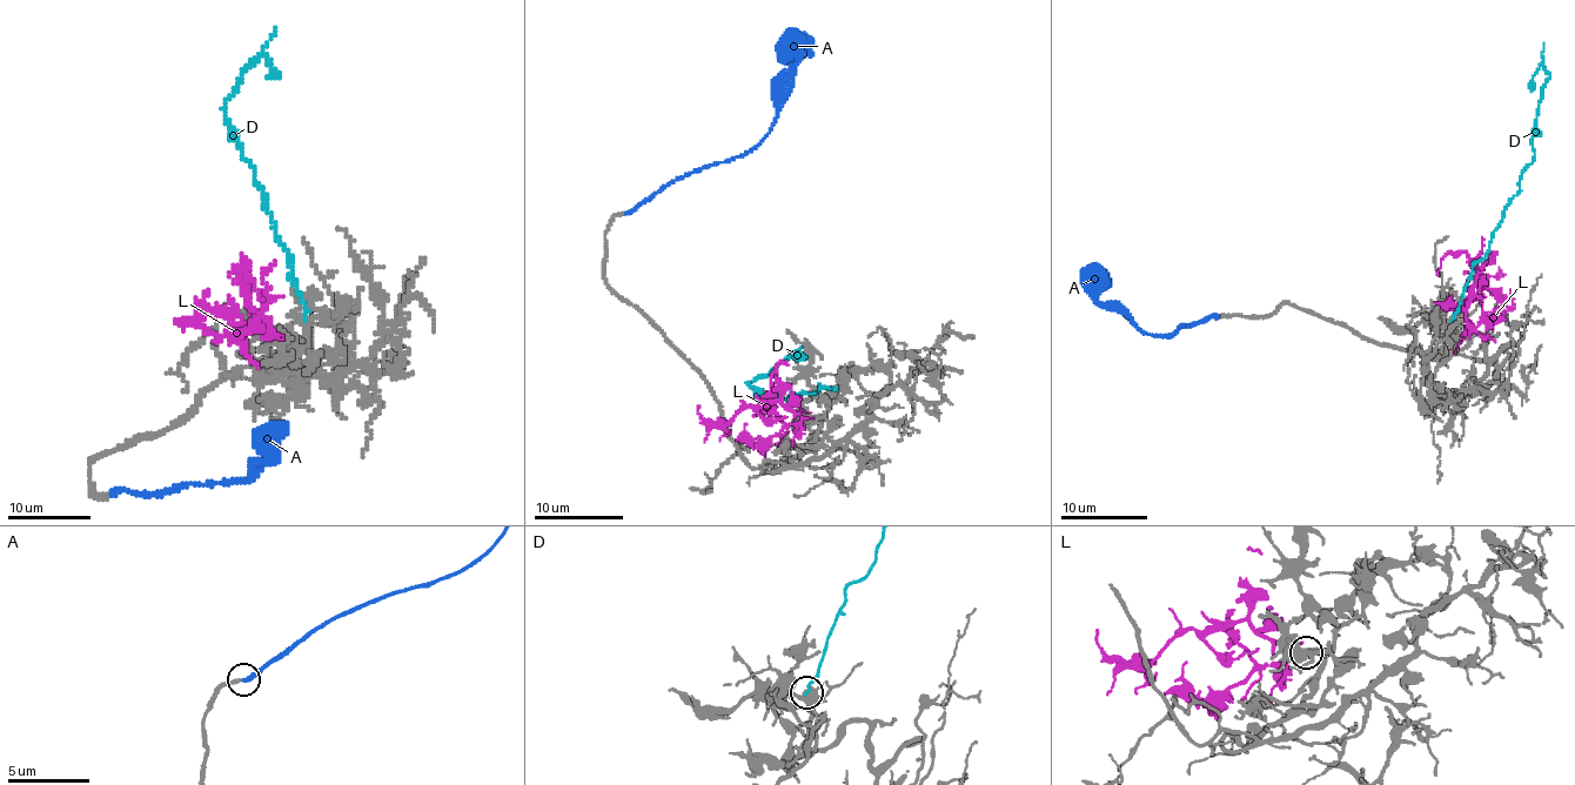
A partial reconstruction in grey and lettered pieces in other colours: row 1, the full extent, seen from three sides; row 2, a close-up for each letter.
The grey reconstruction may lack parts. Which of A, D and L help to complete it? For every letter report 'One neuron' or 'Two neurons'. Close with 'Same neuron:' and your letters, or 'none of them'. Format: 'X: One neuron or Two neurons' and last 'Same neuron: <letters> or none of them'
A: One neuron
D: Two neurons
L: One neuron
Same neuron: A, L

